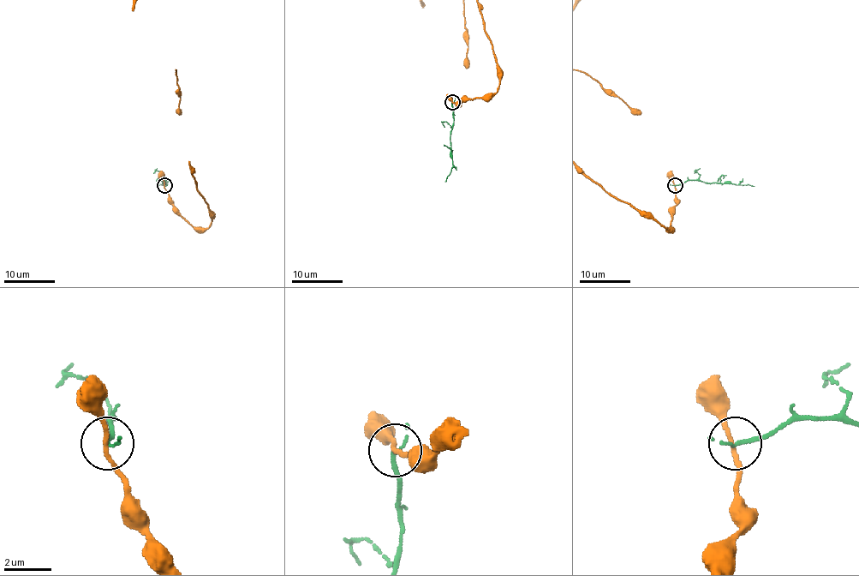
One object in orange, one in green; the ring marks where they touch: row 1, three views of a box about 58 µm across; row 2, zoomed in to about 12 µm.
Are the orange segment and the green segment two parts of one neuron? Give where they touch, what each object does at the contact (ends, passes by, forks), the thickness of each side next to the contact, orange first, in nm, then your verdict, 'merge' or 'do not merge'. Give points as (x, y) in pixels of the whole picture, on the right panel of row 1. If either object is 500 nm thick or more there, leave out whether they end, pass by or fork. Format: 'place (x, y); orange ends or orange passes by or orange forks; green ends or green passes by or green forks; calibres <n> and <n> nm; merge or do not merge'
place (675, 185); orange passes by; green passes by; calibres 180 and 130 nm; do not merge

